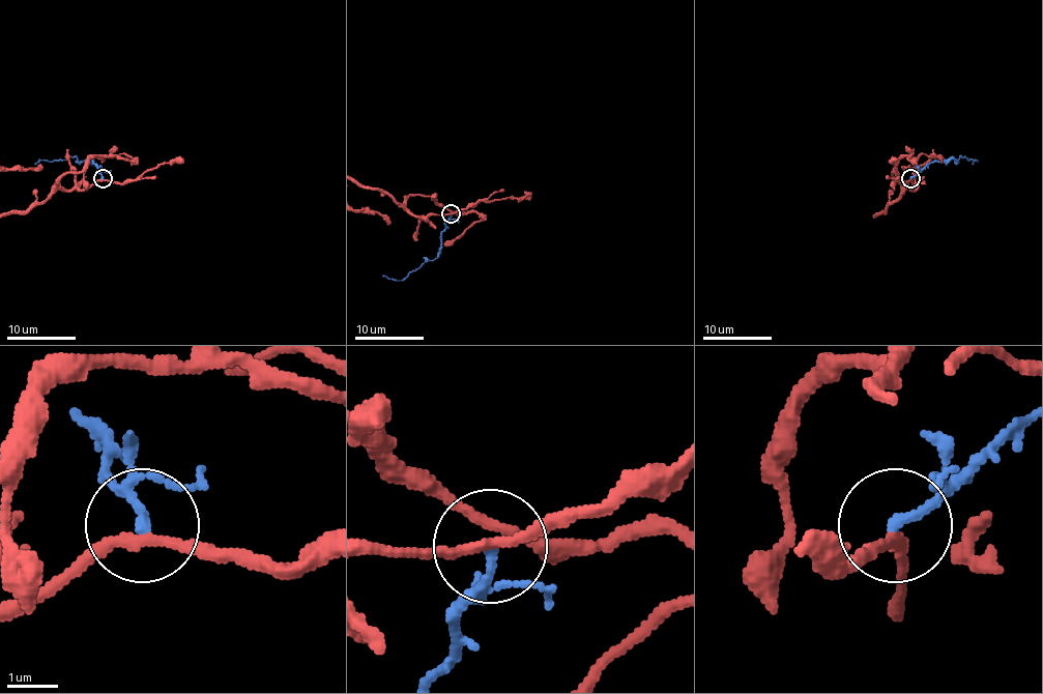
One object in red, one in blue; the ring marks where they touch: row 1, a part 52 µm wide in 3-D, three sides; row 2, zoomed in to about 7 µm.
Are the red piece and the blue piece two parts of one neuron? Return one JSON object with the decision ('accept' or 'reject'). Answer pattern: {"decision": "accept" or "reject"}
{"decision": "reject"}

